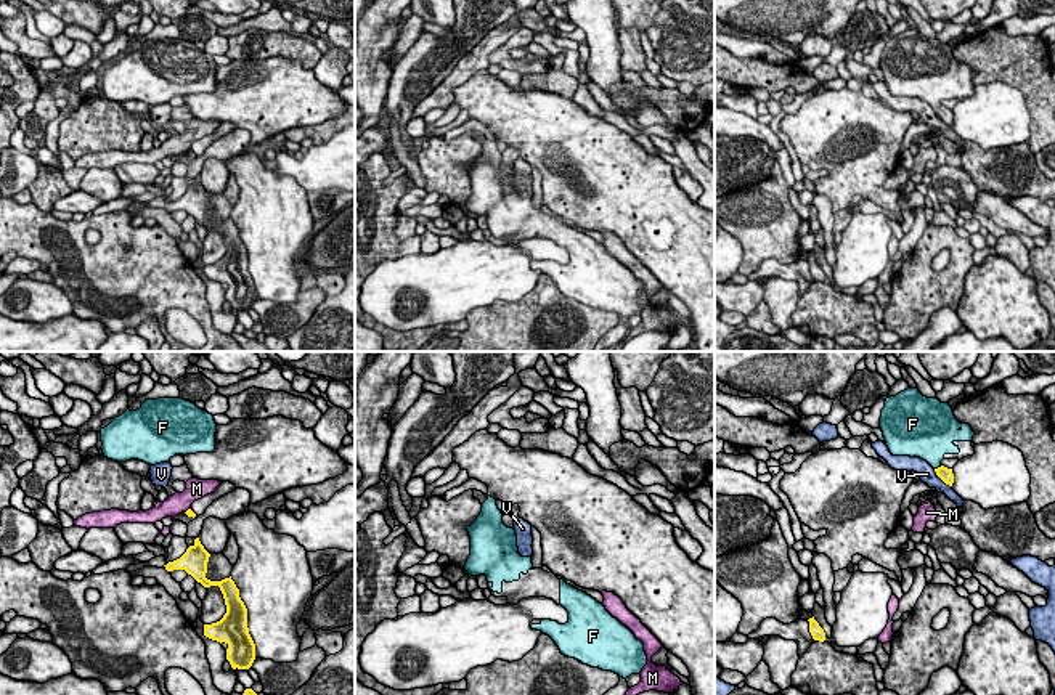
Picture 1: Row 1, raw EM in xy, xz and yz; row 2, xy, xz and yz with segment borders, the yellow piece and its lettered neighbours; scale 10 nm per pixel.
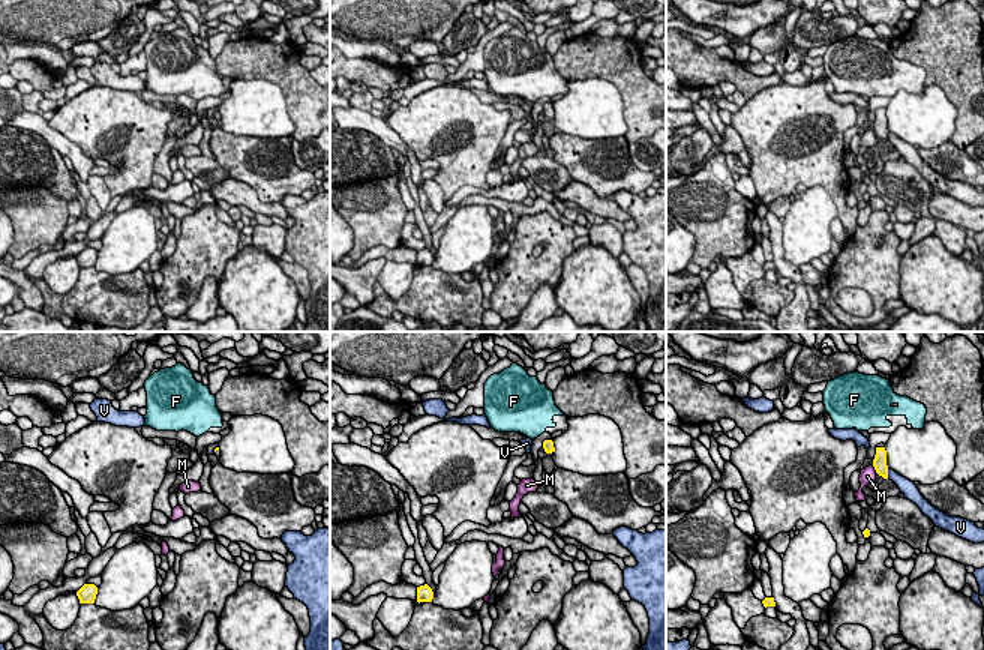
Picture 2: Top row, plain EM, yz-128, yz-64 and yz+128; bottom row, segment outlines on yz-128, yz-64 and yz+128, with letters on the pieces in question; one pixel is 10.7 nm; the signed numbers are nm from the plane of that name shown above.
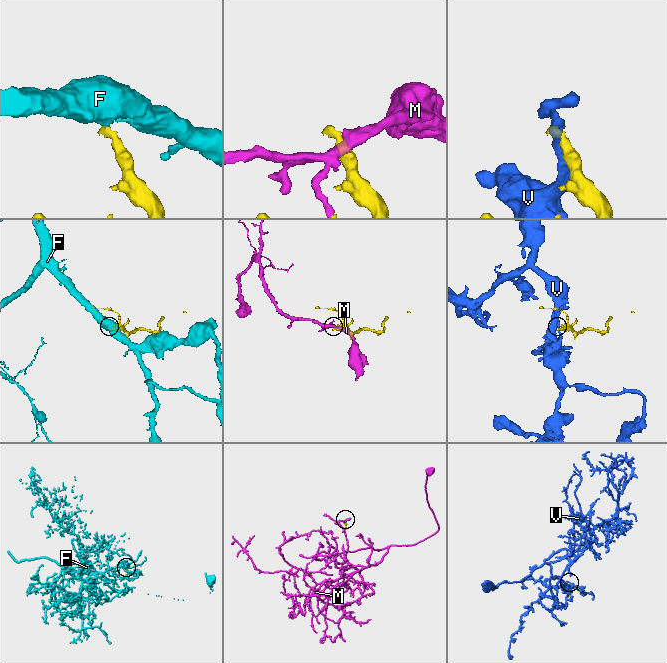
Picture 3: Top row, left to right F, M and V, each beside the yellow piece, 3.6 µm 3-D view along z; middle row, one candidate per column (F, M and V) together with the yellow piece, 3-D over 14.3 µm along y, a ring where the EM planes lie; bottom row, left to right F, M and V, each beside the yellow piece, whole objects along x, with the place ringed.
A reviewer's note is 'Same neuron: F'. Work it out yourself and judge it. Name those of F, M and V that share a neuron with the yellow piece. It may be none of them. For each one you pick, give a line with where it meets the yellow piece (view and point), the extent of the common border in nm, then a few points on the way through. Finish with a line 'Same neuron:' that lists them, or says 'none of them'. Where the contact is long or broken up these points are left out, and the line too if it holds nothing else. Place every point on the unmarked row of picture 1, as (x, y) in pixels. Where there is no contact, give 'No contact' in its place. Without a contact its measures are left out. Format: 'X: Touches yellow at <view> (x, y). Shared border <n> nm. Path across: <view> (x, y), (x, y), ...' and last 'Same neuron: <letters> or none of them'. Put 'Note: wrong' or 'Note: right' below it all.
F: Touches yellow at yz (938, 108). Shared border 90 nm. Path across: yz (945, 114), (938, 108), (932, 84)
Same neuron: F
Note: right

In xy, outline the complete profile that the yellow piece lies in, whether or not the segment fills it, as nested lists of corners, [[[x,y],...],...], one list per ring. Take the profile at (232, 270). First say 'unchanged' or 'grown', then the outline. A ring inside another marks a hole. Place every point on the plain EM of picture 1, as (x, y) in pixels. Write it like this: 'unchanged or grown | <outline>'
unchanged | [[[196,178],[194,185],[189,186],[180,199],[164,207],[167,212],[185,210],[204,228],[220,228],[226,254],[220,262],[204,265],[204,276],[228,286],[226,300],[233,310],[249,310],[255,300],[255,284],[247,268],[247,249],[231,217],[222,222],[210,222],[206,218],[209,197],[210,194],[204,189],[199,178]]]

